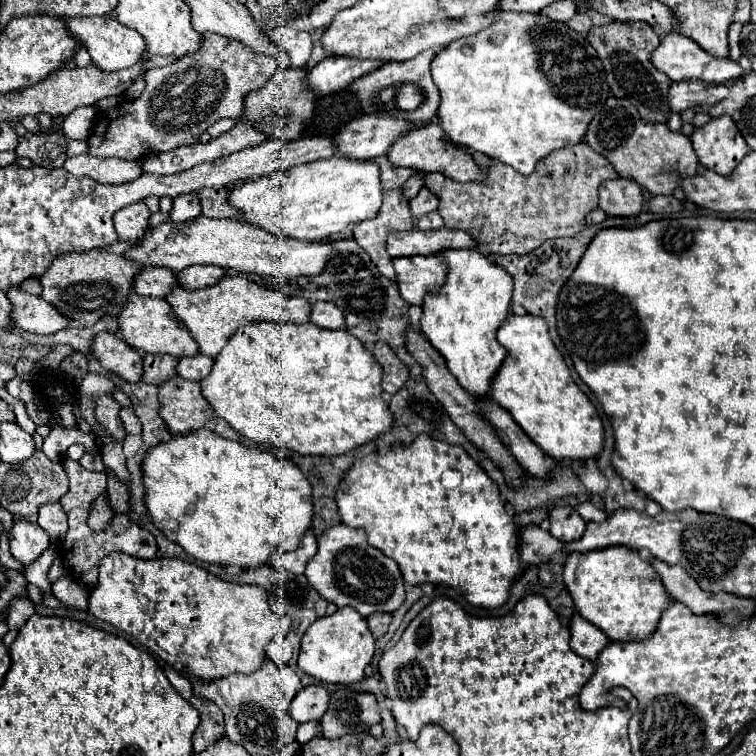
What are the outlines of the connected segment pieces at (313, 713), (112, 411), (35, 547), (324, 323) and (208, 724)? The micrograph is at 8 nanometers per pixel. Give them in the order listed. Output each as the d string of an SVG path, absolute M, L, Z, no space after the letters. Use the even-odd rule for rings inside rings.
M319 684L305 686L293 698L291 716L299 724L303 724L303 722L319 722L321 716L325 714L325 710L327 710L327 702L329 702L329 692L323 686L319 686Z
M111 394L95 396L95 420L97 420L97 424L101 428L105 428L113 440L123 442L127 434L125 434L121 418L119 418L119 410L121 410L121 404Z
M17 520L13 528L9 530L10 551L15 560L23 562L25 566L35 562L43 550L47 550L51 544L47 532L39 528L37 524L29 524L23 520Z
M315 302L311 312L311 322L325 330L343 330L345 316L333 302Z
M193 694L185 696L201 714L201 722L193 734L193 750L203 752L215 742L219 742L225 736L225 722L223 722L223 712L209 700L201 700Z

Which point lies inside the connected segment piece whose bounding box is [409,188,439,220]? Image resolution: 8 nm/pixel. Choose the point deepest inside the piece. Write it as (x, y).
(425, 202)

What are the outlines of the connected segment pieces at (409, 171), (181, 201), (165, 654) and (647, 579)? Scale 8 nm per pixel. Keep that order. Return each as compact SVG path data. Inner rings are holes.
M379 156L375 162L381 166L381 186L383 186L385 192L387 192L387 190L397 190L397 188L401 188L413 174L421 174L419 170L413 170L413 168L393 166L387 156Z
M185 194L173 200L173 208L169 212L169 220L173 222L187 222L193 220L201 214L201 206L199 206L199 198L195 194Z
M125 552L101 560L99 584L89 594L89 612L133 634L179 674L189 674L191 682L259 670L267 660L265 646L281 630L281 616L269 608L263 588L225 582L179 558L141 560Z
M625 546L573 552L565 562L563 578L579 614L617 642L649 638L657 630L663 610L671 604L655 568Z

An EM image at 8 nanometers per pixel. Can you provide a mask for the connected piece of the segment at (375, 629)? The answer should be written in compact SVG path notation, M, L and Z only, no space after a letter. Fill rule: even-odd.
M377 612L377 614L371 614L371 616L367 618L367 622L369 622L369 628L371 628L375 640L379 640L379 638L387 632L387 628L389 628L389 624L391 624L391 614Z

